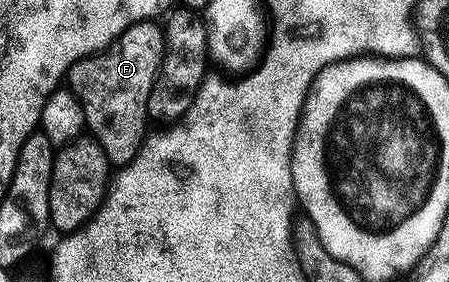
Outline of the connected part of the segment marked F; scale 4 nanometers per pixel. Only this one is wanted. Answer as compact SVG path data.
M155 21L134 23L132 27L119 34L104 51L98 51L96 55L90 55L74 63L65 76L69 89L75 94L83 110L86 130L99 144L99 148L105 153L107 162L112 168L122 169L126 167L133 161L133 157L145 142L143 130L149 126L147 102L151 96L151 91L155 88L155 78L159 76L159 66L162 60L162 26Z

